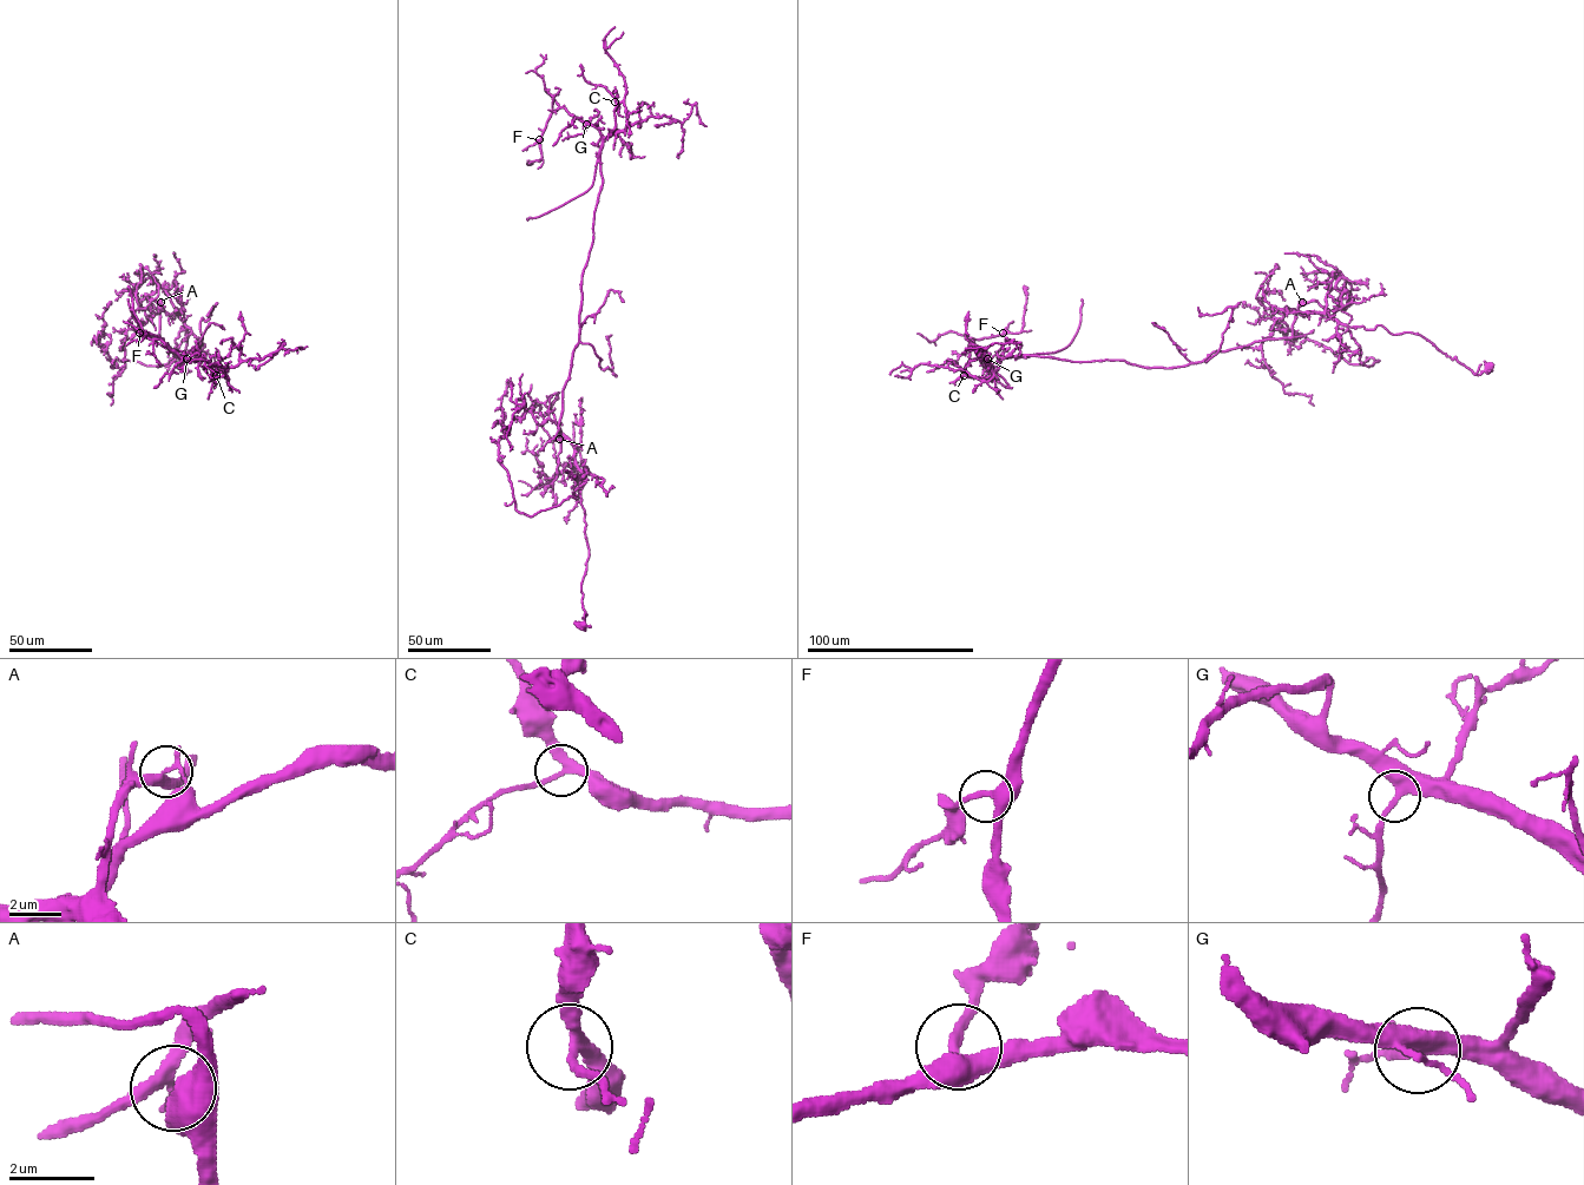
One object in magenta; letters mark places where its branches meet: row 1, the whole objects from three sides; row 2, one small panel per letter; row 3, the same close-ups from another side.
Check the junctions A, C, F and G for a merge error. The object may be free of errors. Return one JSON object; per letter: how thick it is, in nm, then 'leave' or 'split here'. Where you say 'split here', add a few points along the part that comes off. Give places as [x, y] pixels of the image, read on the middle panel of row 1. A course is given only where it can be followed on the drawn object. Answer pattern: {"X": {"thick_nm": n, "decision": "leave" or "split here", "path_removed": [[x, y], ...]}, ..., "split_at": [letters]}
{"A": {"thick_nm": 280, "decision": "split here", "path_removed": [[559, 439], [602, 184], [602, 137], [558, 107], [540, 160], [527, 160]]}, "C": {"thick_nm": 280, "decision": "leave"}, "F": {"thick_nm": 240, "decision": "leave"}, "G": {"thick_nm": 360, "decision": "leave"}, "split_at": ["A"]}

